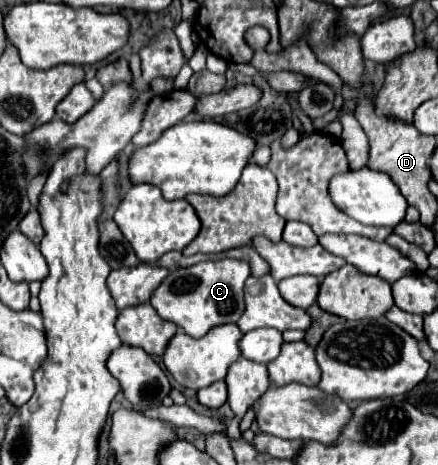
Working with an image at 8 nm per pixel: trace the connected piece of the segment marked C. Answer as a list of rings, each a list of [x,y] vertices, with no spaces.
[[[217,259],[177,269],[153,293],[151,305],[163,317],[173,321],[191,337],[203,337],[209,329],[223,323],[237,323],[245,311],[243,285],[249,277],[249,265],[241,259]]]

